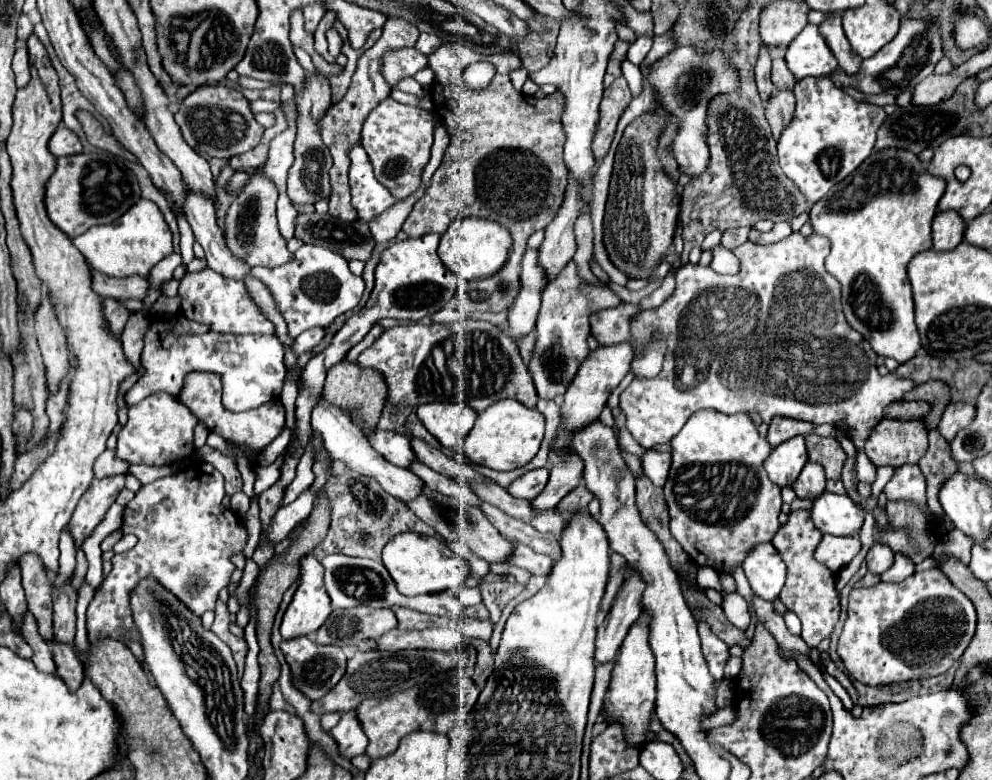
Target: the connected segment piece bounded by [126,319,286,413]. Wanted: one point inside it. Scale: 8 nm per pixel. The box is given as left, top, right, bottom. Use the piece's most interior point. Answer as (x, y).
(250, 366)

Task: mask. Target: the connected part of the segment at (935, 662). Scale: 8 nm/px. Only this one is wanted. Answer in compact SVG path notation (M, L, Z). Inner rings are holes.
M928 569L914 573L902 583L878 583L874 587L852 589L848 599L848 617L840 633L836 651L846 671L860 683L878 687L914 679L926 679L946 673L964 653L976 629L976 609L970 599L958 591L942 571Z

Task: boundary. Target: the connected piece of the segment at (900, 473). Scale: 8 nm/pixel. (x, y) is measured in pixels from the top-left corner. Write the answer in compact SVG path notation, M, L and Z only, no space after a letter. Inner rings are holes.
M902 465L894 471L892 479L886 483L884 493L888 499L904 499L904 501L914 501L920 505L928 517L934 519L934 515L926 507L926 479L920 471L918 465Z

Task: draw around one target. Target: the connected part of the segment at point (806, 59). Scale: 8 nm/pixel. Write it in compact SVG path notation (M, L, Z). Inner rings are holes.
M806 25L798 37L786 49L786 63L794 77L800 81L808 75L820 77L830 75L838 69L836 57L832 55L830 47L826 45L824 37L820 35L816 25Z

